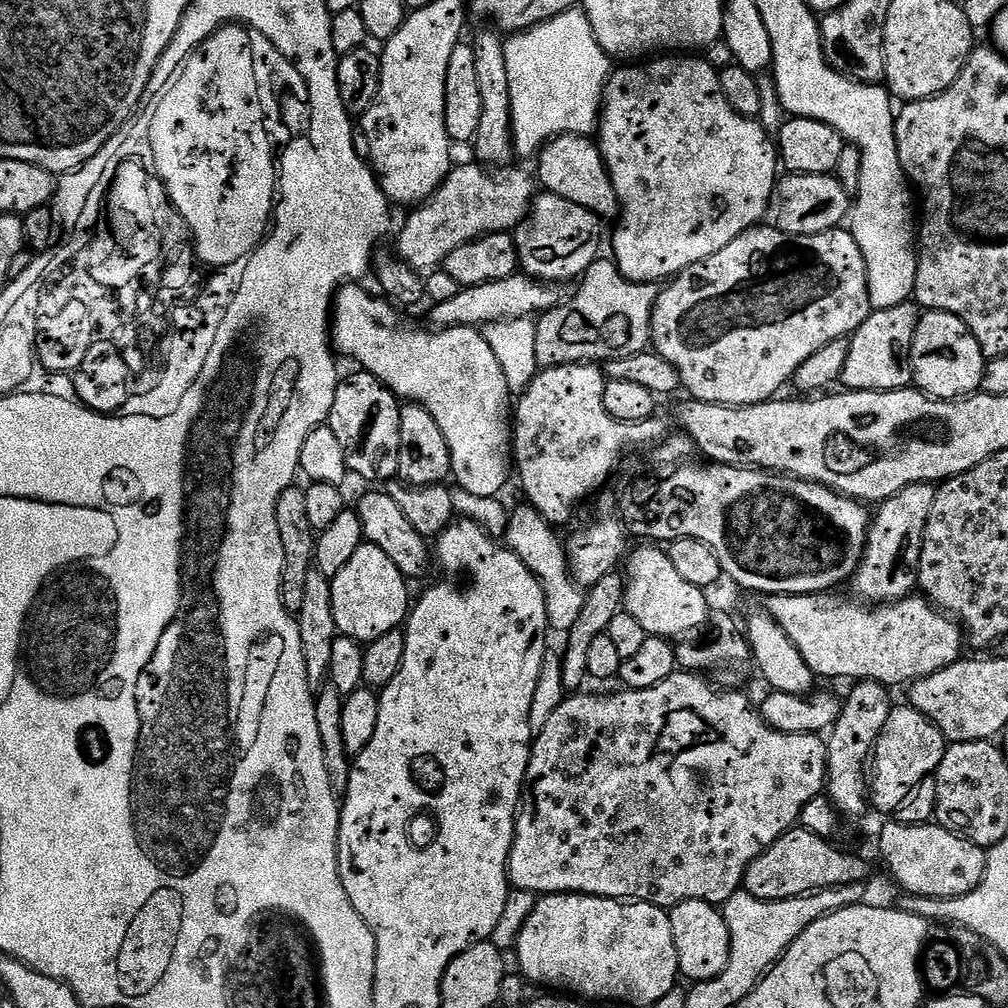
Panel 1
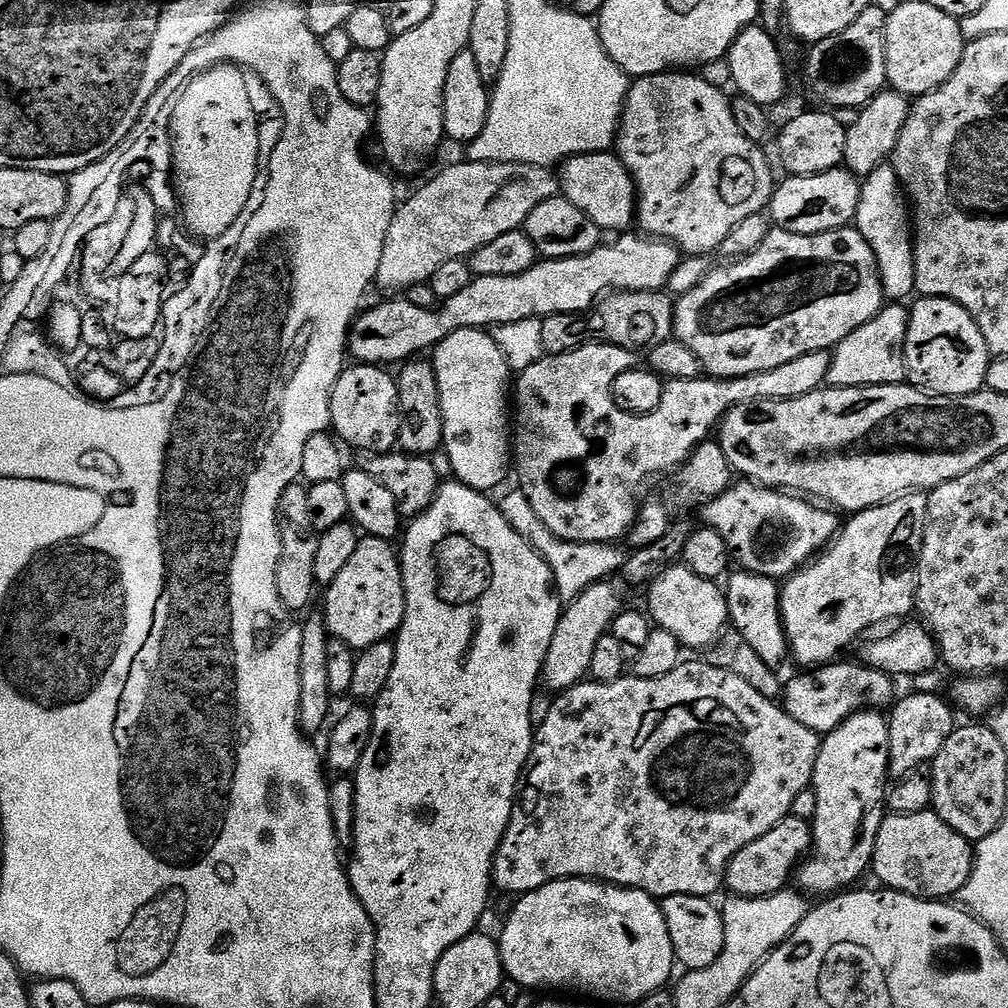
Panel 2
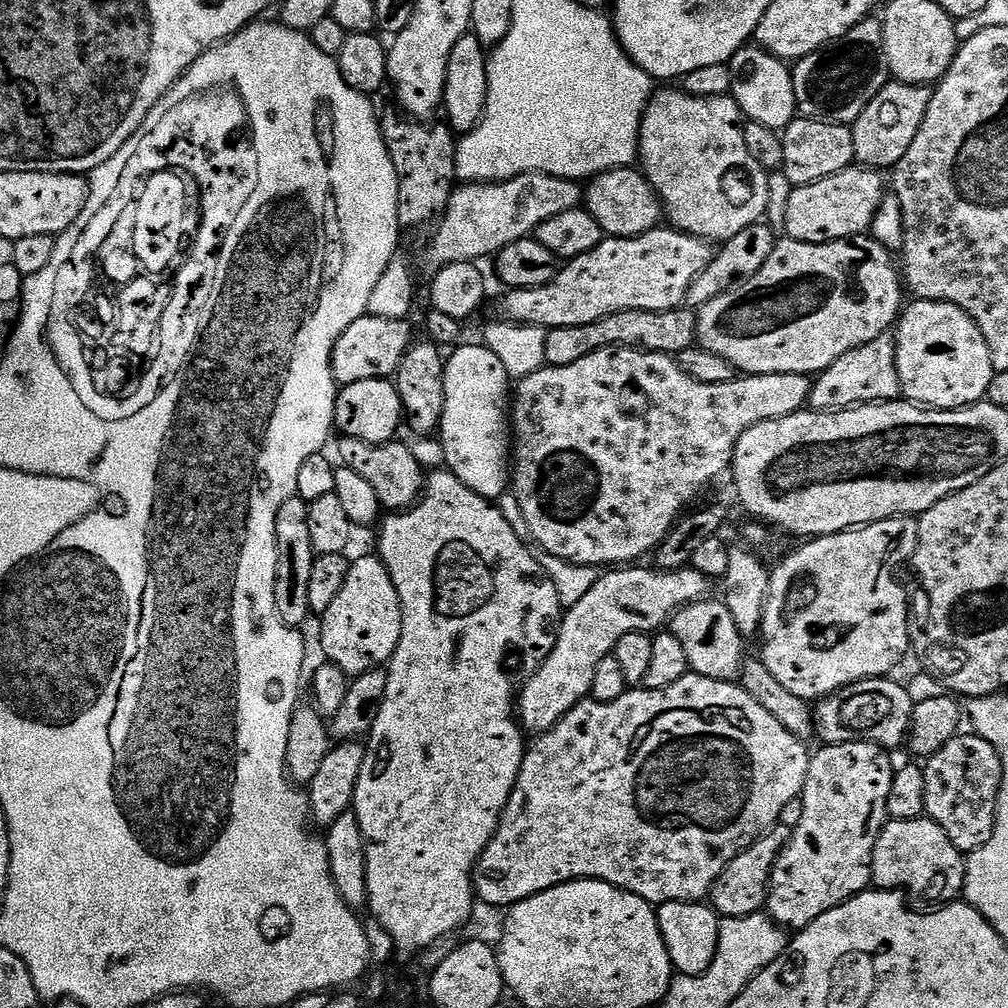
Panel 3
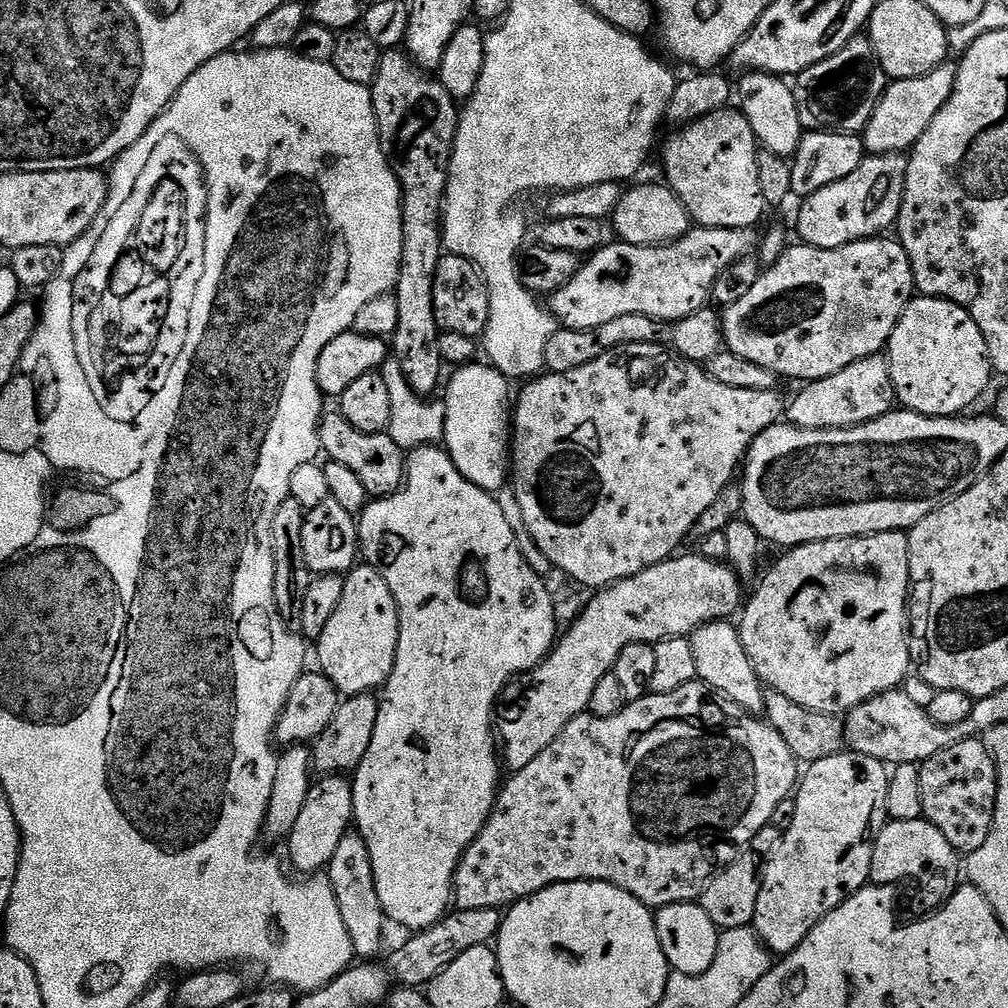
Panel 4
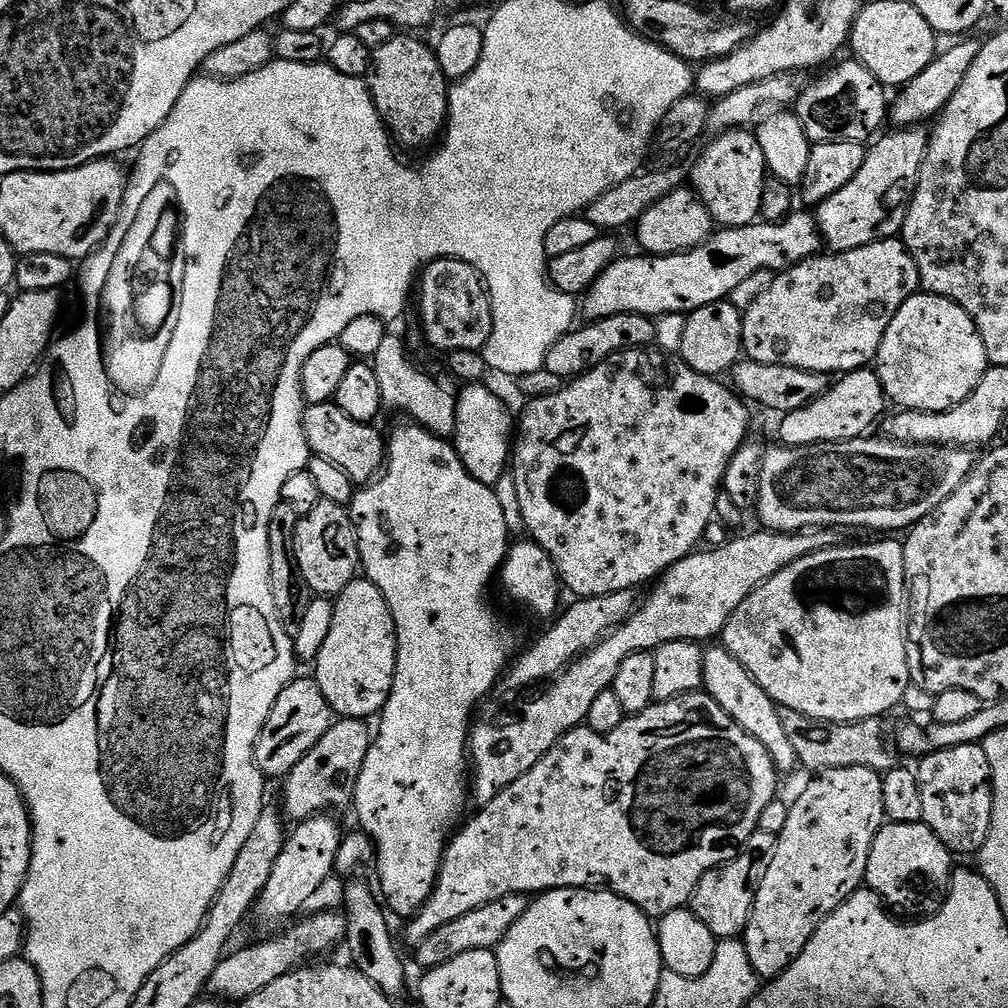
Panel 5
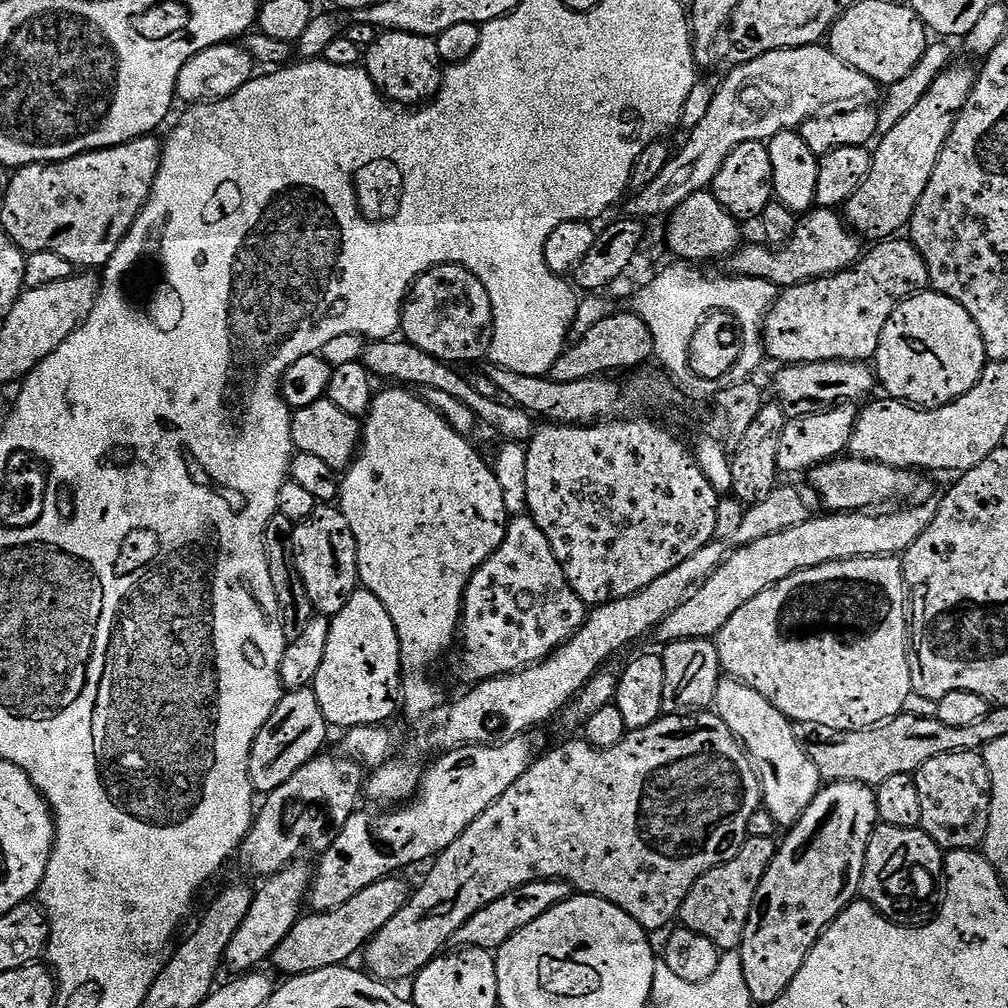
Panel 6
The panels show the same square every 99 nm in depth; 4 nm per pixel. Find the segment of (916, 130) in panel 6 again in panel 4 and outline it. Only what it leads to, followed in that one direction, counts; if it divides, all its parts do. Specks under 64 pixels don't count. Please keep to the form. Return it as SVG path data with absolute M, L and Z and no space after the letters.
M865 155L863 162L850 174L850 178L842 178L842 182L834 182L830 186L822 186L814 194L803 197L800 213L796 216L796 232L799 239L815 248L841 248L859 240L870 240L879 237L887 228L891 229L900 216L900 207L904 197L904 183L908 169L908 156Z

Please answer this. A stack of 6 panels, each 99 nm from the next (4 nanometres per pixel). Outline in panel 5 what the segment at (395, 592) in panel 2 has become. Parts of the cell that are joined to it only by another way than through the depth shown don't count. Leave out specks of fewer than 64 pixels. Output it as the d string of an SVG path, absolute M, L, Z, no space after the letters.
M366 578L354 579L350 586L346 586L346 590L335 597L334 623L330 626L330 635L322 645L322 650L318 650L314 668L315 682L337 717L367 721L368 716L375 717L384 711L396 669L396 627L390 606L386 606L386 598L382 598L382 590L378 590L374 582Z

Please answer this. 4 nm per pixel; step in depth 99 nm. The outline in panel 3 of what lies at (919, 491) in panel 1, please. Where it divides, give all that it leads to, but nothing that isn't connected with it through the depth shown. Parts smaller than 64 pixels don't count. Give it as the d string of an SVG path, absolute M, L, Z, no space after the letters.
M895 516L892 520L883 520L874 524L866 524L863 528L857 528L850 532L839 532L833 536L818 536L809 539L801 546L797 552L792 552L784 560L781 568L773 567L771 569L772 577L768 587L768 597L764 607L764 618L760 621L759 635L764 636L764 653L762 659L766 670L790 690L798 698L809 702L819 702L827 696L831 696L844 688L851 687L852 684L858 684L861 680L875 680L877 678L887 677L900 664L900 659L910 652L910 596L902 585L896 581L896 575L900 572L900 567L907 565L912 556L916 553L916 544L918 538L918 526L916 520L910 516Z

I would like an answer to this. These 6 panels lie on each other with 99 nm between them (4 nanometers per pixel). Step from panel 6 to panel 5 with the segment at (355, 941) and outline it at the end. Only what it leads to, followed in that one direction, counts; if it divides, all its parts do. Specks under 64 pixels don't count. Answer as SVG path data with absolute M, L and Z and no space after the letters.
M339 911L336 912L322 912L318 916L301 919L296 922L301 924L293 923L293 928L285 936L264 940L261 944L252 944L249 948L238 949L237 952L229 951L224 959L218 962L218 966L214 966L214 974L210 974L206 989L207 995L221 1002L245 1000L258 994L258 990L266 990L270 982L278 982L278 978L282 978L297 966L311 961L308 960L311 956L320 956L323 952L330 951L346 936L345 917Z

